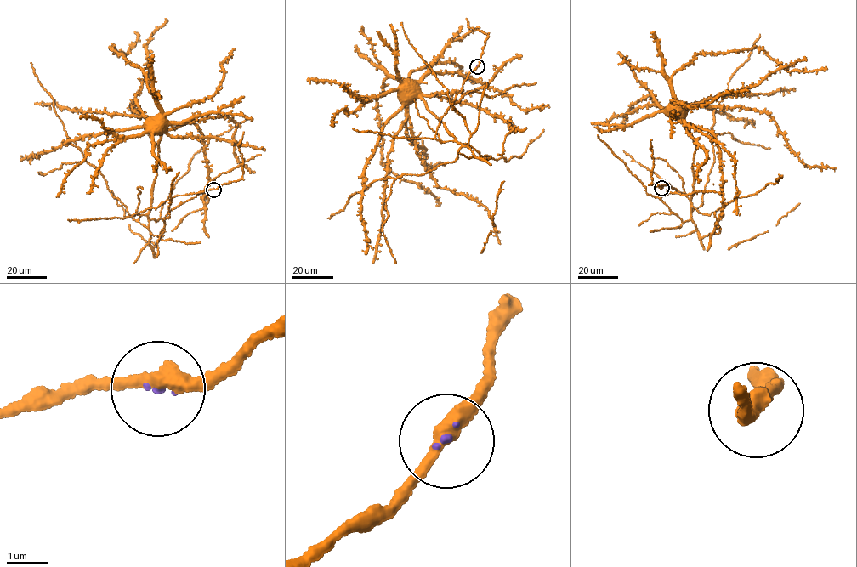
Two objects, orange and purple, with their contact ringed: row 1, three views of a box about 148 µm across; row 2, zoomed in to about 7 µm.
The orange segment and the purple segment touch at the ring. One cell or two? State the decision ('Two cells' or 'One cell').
One cell

